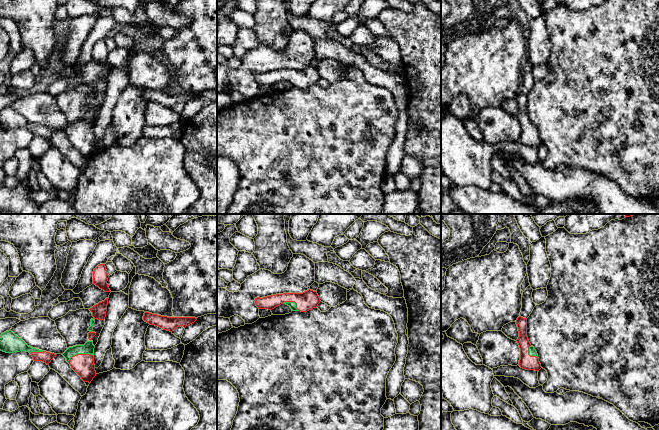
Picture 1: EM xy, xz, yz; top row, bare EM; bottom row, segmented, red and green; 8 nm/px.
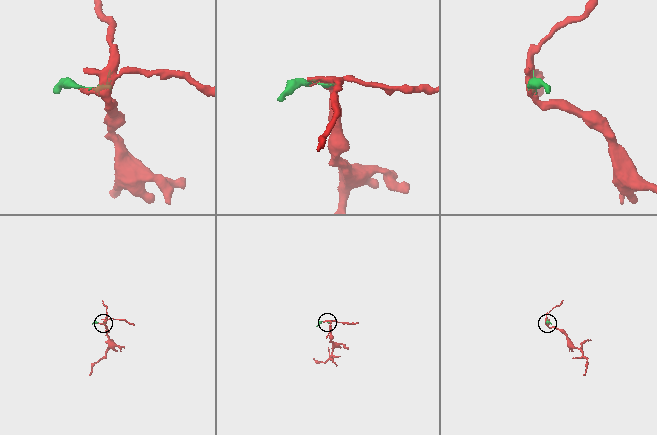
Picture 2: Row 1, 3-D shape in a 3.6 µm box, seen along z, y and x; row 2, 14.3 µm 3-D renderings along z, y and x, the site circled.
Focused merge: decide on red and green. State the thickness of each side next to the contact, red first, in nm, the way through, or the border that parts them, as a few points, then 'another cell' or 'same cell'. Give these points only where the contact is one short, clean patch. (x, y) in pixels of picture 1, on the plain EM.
180/100 nm | same cell

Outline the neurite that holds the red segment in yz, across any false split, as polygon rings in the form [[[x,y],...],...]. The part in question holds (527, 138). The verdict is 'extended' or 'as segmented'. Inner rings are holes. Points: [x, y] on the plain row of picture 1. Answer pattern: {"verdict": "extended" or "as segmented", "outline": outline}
{"verdict": "extended", "outline": [[[519,92],[516,96],[519,107],[519,113],[516,116],[520,124],[519,142],[526,146],[538,147],[542,144],[539,138],[538,130],[530,120],[527,113],[527,95]]]}

